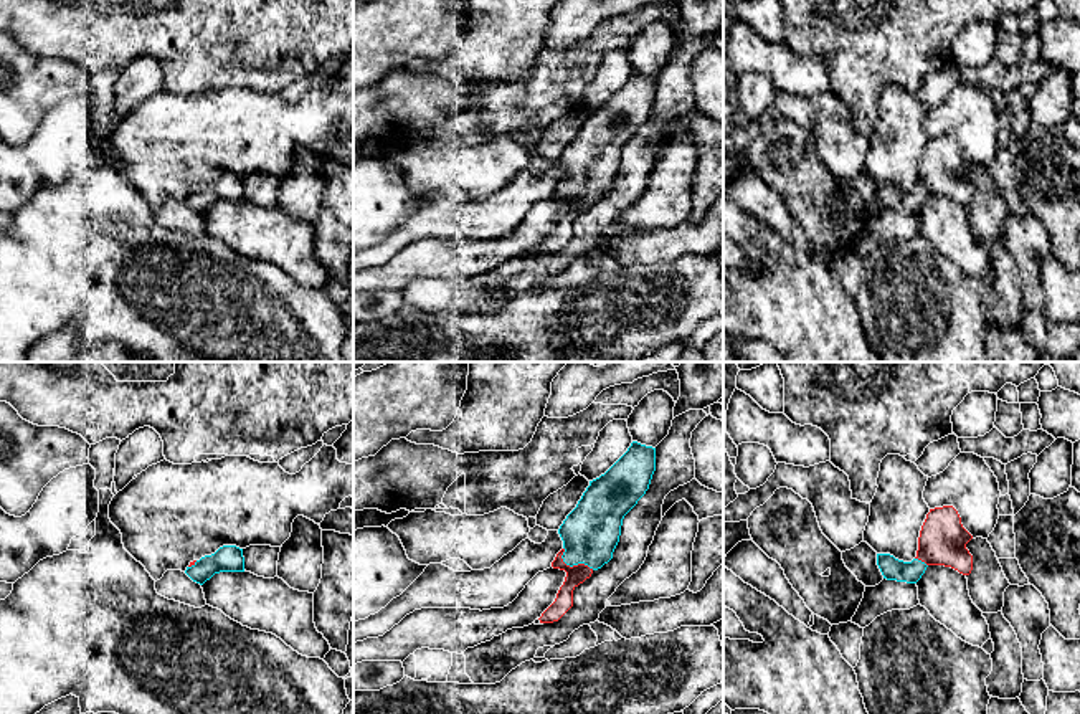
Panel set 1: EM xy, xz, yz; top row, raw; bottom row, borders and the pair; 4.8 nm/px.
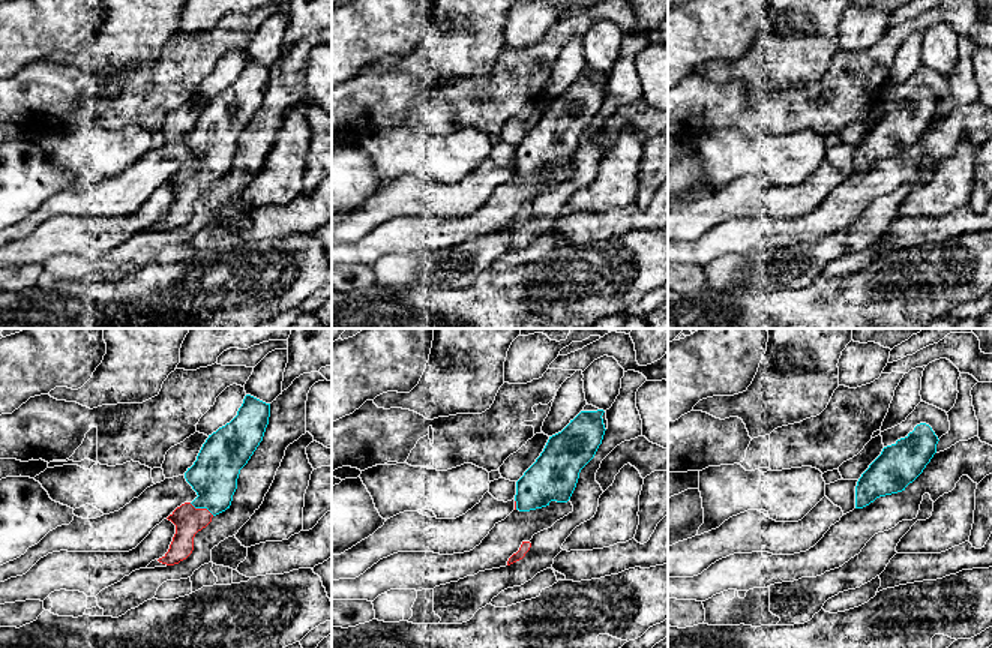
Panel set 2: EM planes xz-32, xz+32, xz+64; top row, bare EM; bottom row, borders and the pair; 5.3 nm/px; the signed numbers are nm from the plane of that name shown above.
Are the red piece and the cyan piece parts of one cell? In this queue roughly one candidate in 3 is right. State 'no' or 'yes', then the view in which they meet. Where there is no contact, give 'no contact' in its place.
yes; contact in xz

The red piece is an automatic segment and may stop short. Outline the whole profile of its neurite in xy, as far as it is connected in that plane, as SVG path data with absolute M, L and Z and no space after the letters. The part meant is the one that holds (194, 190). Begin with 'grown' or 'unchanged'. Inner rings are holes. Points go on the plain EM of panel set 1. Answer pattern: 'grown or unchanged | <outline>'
grown | M223 175L215 183L190 192L185 200L185 203L200 215L220 202L244 202L243 178Z

